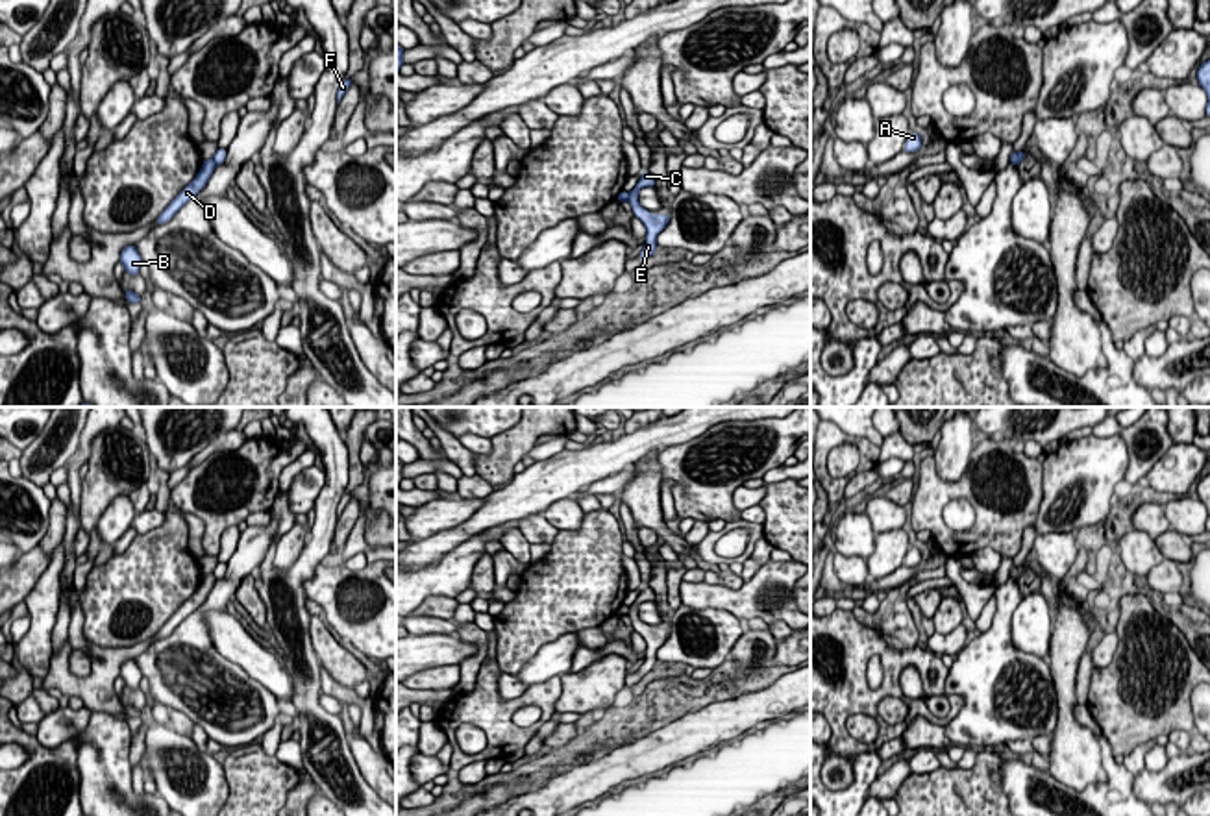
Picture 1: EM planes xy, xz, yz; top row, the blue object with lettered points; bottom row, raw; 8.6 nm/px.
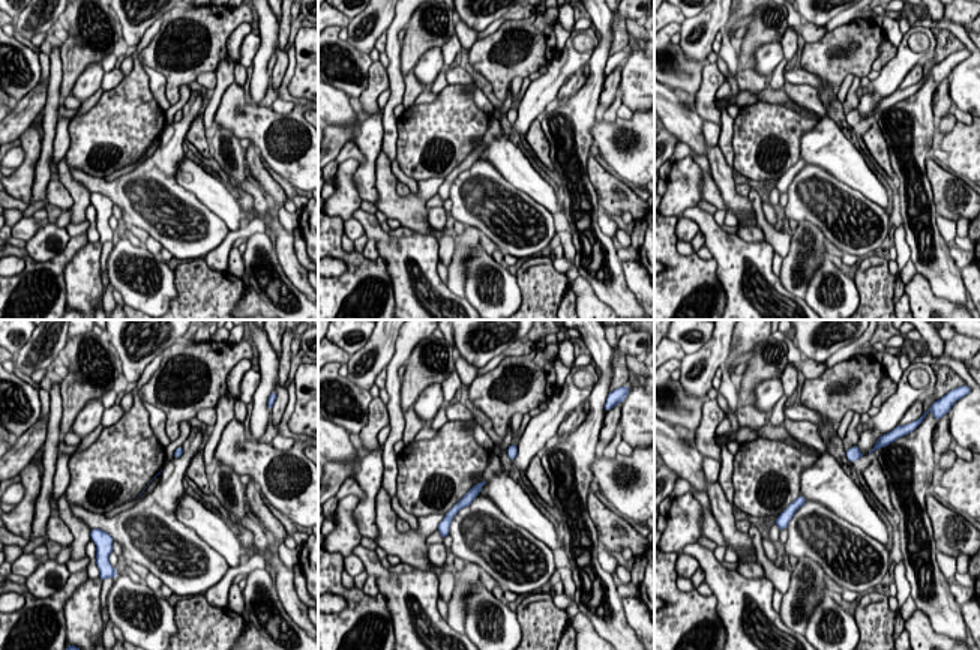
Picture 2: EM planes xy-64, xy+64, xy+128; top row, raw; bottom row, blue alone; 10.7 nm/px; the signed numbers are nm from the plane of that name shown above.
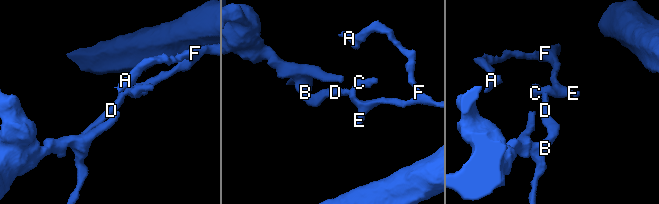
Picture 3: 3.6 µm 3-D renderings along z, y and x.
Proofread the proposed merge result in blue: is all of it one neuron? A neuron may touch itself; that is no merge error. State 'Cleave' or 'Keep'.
Cleave

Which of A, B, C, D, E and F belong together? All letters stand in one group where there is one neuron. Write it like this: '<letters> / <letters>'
A C E F / B D

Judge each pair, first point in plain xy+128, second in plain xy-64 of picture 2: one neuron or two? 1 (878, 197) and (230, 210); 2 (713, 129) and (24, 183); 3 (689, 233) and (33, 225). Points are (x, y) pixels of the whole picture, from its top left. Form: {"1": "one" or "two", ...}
{"1": "one", "2": "one", "3": "one"}

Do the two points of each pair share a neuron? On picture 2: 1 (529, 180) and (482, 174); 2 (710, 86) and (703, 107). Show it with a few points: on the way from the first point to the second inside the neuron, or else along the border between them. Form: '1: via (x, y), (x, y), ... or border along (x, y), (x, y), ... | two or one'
1: border along (479, 158), (490, 162), (511, 183), (532, 198) | two
2: via (707, 90), (704, 102) | one

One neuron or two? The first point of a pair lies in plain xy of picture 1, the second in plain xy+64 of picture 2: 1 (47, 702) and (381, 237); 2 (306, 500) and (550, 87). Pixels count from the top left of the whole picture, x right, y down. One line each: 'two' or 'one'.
1: one
2: one

